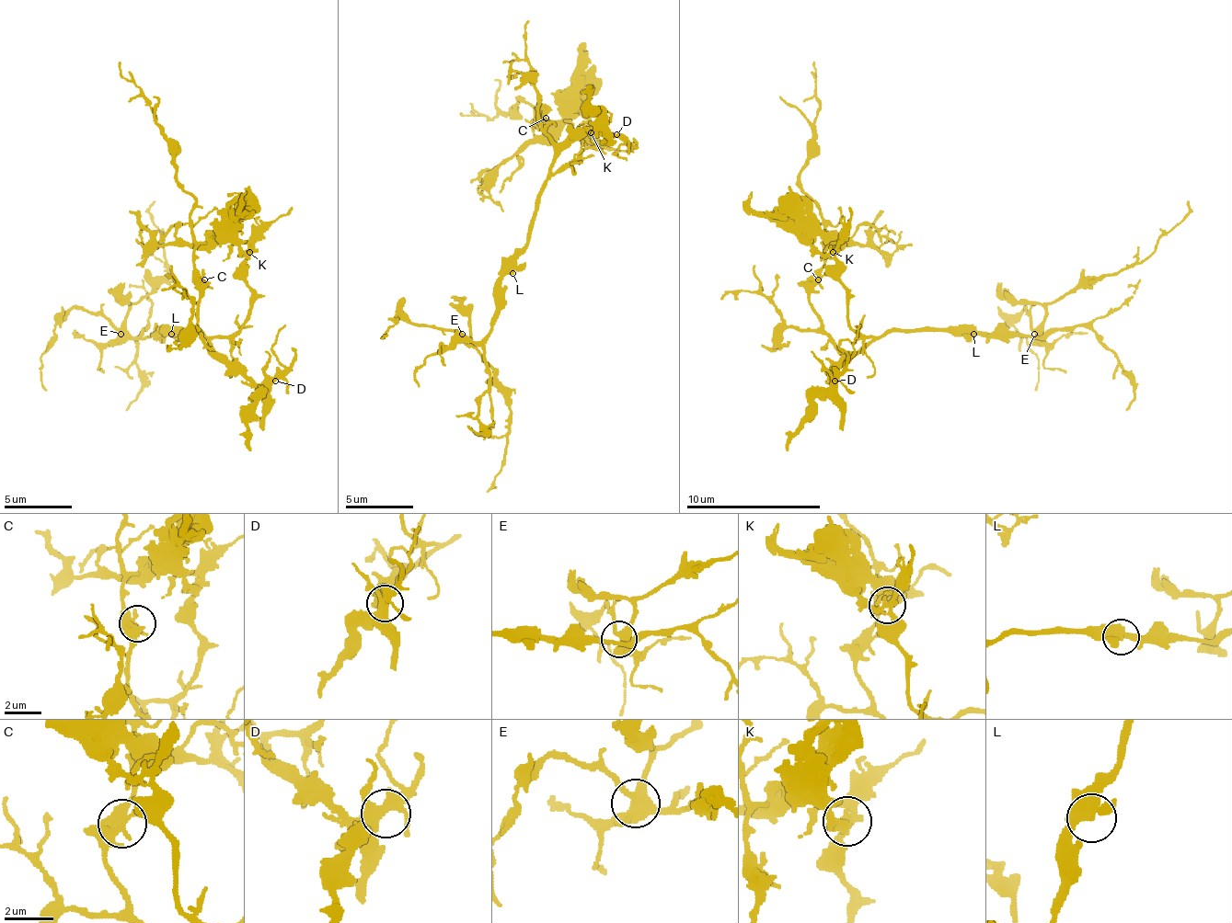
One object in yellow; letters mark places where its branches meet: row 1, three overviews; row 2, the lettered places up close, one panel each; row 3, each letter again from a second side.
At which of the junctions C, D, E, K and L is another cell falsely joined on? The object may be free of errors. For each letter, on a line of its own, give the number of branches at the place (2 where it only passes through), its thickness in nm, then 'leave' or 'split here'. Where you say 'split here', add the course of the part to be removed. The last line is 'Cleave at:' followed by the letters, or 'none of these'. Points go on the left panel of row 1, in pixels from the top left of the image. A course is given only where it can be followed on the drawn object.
C: 4 branches meet; 320 nm thick; leave
D: 4 branches meet; 400 nm thick; leave
E: 4 branches meet; 420 nm thick; leave
K: 5 branches meet; 280 nm thick; split here; foreign part runs (248, 253), (248, 256), (235, 243), (218, 235), (191, 243), (164, 243), (147, 253), (161, 243)
L: 4 branches meet; 460 nm thick; leave
Cleave at: K

